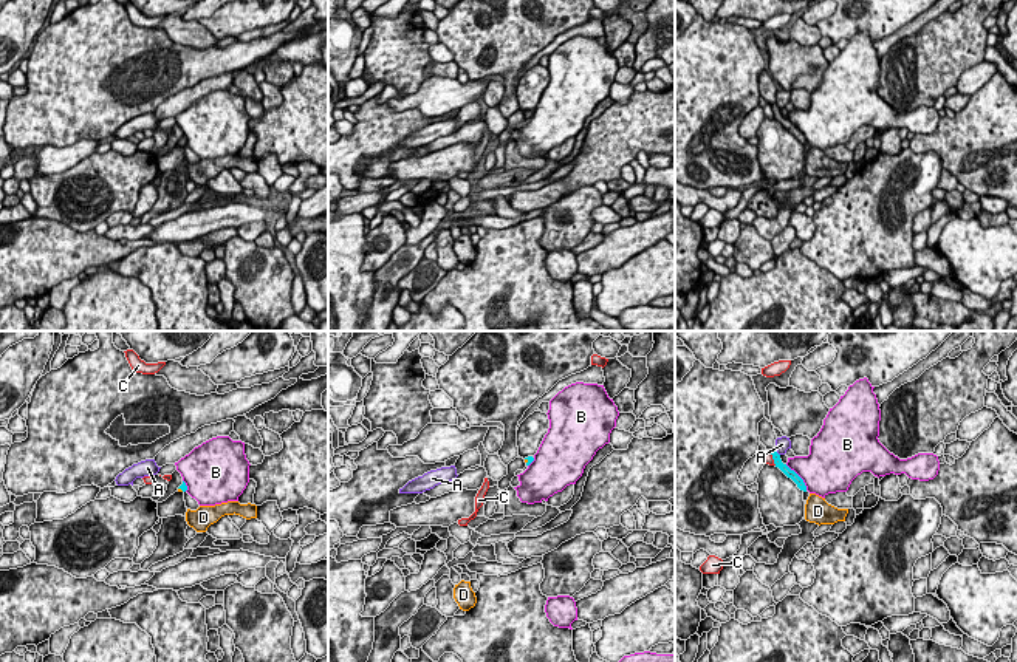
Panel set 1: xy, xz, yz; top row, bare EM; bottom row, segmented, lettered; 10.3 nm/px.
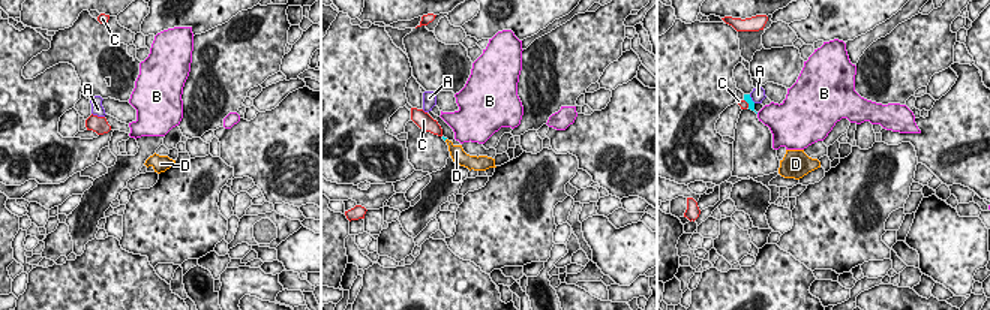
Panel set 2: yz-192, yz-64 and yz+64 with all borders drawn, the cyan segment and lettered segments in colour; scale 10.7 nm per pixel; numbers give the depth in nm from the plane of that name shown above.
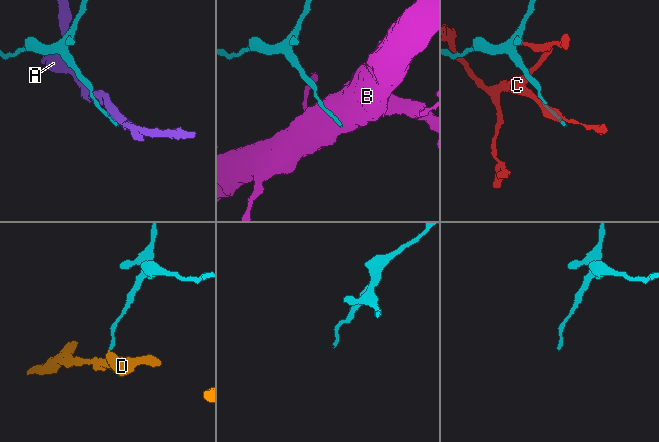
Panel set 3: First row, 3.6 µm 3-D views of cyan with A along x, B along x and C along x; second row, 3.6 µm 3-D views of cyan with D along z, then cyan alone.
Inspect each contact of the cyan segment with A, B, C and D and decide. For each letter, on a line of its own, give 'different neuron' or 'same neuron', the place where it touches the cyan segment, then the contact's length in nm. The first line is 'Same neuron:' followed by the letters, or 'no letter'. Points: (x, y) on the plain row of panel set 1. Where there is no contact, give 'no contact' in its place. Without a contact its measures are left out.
Same neuron: D
A: different neuron; meets cyan in yz at (776, 105); contact 90 nm long
B: different neuron; meets cyan in yz at (799, 130); contact 360 nm long
C: different neuron; meets cyan in yz at (773, 112); contact 160 nm long
D: same neuron; meets cyan in xz at (528, 115); contact 70 nm long

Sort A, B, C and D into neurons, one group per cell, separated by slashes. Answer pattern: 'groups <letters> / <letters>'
groups A / B / C / D

